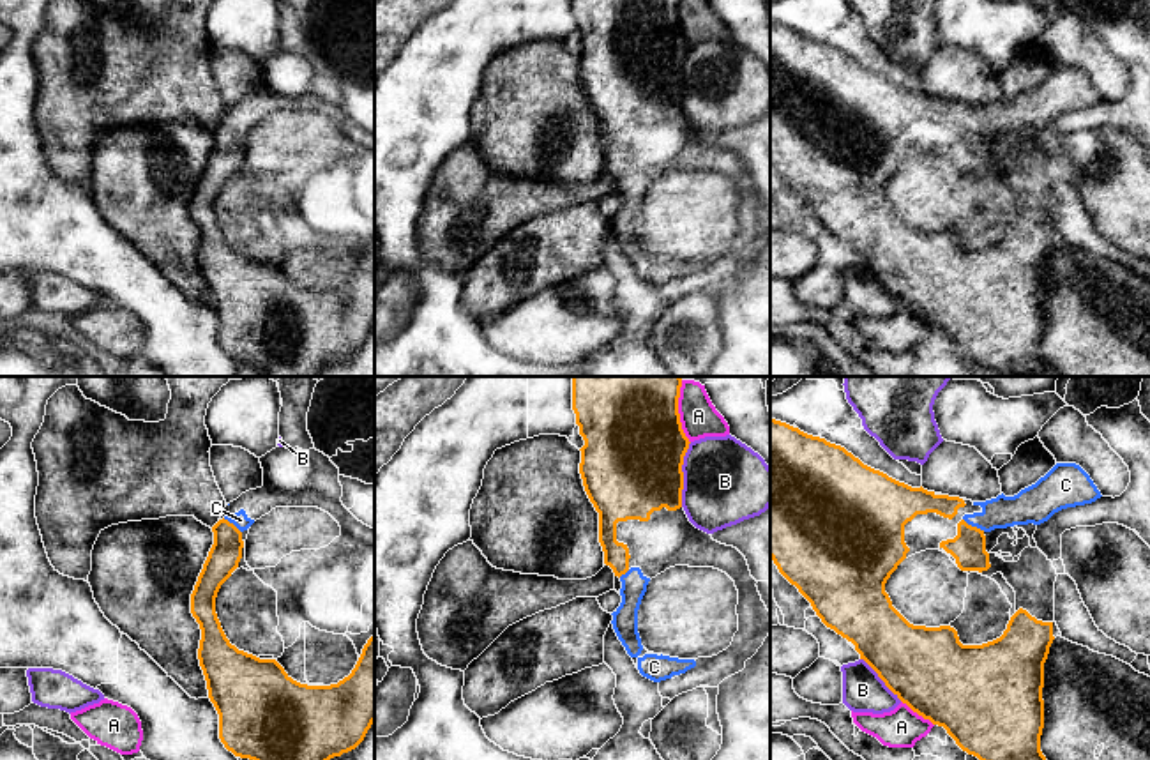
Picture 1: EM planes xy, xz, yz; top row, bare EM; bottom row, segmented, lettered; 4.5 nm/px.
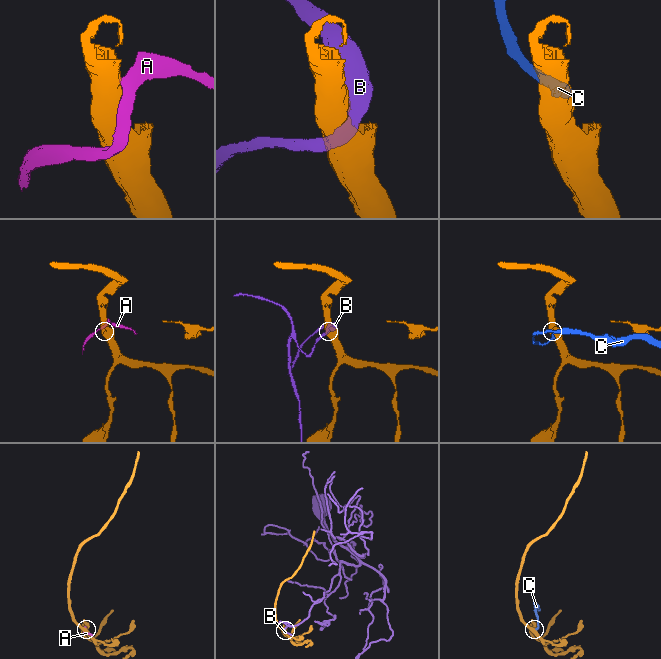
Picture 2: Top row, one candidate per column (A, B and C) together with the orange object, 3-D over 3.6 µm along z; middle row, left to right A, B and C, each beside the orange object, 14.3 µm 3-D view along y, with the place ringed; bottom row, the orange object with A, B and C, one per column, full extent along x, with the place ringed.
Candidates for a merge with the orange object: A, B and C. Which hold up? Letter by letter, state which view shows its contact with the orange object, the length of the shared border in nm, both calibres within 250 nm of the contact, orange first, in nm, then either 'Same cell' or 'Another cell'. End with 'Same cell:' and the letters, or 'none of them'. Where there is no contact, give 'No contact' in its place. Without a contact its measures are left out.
A: Touches orange in xz. Shared border 220 nm. Thickness 460 nm (orange) against 170 nm. Another cell
B: Touches orange in xz. Shared border 300 nm. Thickness 460 nm (orange) against 380 nm. Another cell
C: Touches orange in yz. Shared border 120 nm. Thickness 160 nm (orange) against 150 nm. Same cell
Same cell: C

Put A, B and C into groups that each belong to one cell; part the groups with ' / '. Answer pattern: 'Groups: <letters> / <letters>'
Groups: A B / C

